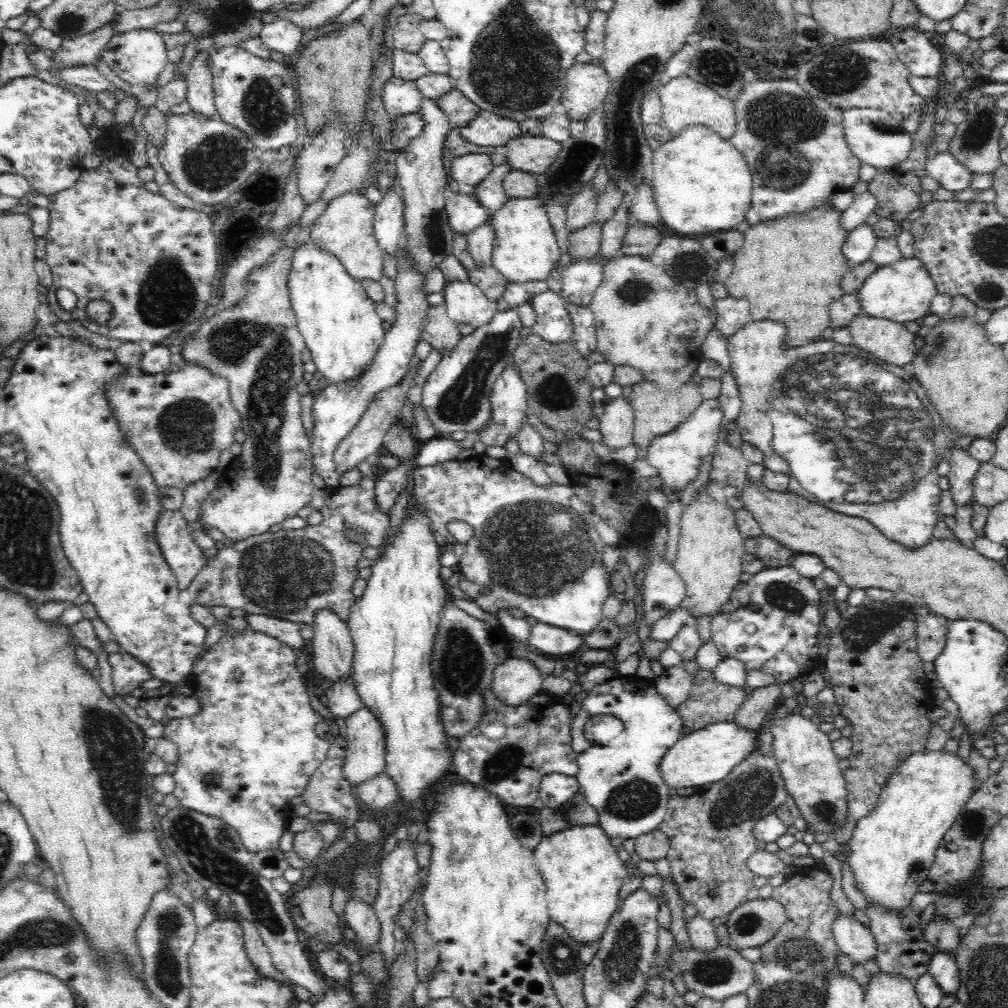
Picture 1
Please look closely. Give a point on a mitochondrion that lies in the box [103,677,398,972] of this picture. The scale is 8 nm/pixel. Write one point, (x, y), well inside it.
(210, 850)

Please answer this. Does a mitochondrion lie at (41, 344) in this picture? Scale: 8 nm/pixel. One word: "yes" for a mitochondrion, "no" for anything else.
no

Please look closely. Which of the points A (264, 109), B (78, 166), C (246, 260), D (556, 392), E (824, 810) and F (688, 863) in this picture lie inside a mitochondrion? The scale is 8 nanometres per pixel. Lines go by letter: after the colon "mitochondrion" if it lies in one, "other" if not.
A: mitochondrion
B: other
C: other
D: mitochondrion
E: mitochondrion
F: other

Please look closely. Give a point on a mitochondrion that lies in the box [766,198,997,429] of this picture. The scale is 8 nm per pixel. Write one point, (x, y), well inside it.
(940, 342)

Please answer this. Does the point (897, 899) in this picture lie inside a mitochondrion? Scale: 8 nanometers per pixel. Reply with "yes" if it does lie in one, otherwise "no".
no

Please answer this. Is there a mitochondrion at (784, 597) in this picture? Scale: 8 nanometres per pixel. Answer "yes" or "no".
yes

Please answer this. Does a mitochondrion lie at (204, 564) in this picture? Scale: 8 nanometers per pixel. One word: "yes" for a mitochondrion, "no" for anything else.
no

